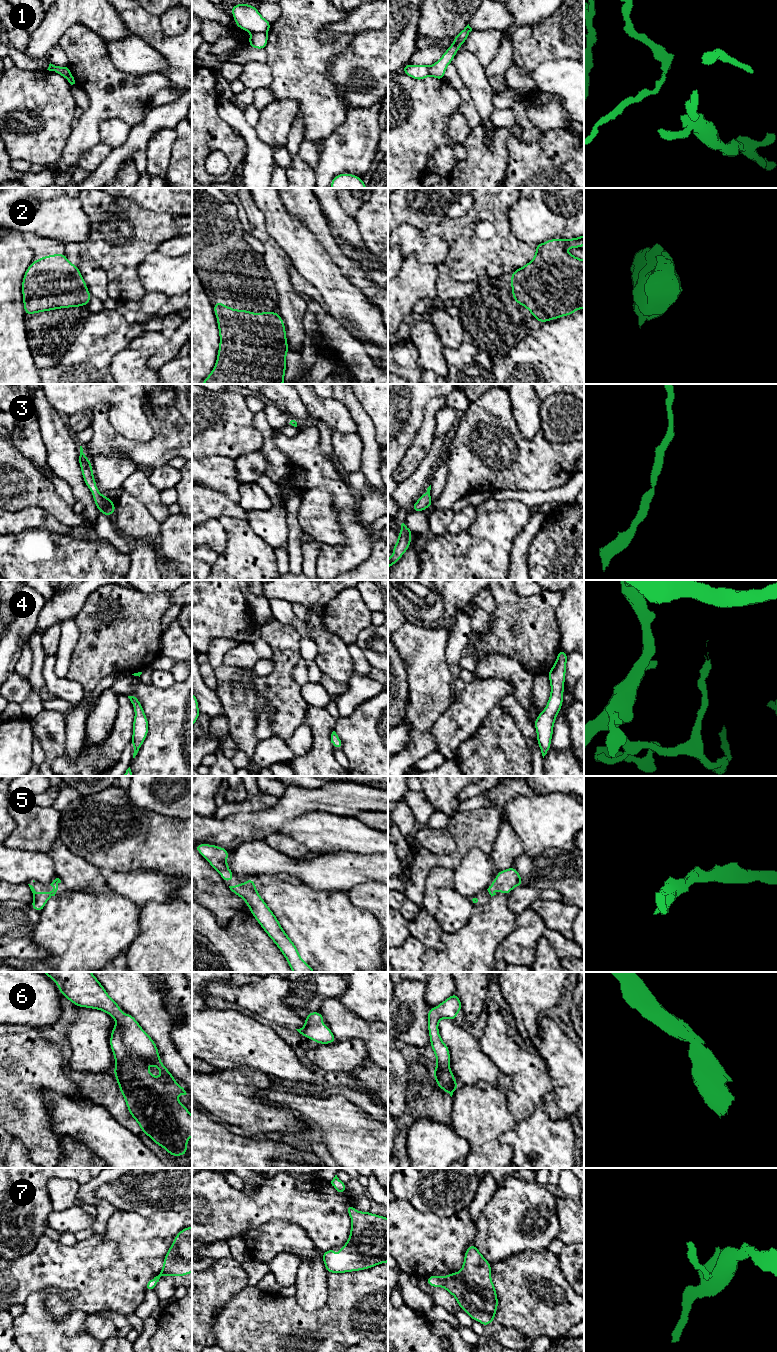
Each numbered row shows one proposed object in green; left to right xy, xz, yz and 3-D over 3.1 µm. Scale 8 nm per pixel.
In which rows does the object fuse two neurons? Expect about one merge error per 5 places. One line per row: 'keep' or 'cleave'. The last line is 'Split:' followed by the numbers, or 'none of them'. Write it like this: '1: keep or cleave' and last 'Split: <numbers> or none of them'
1: cleave
2: keep
3: keep
4: keep
5: keep
6: keep
7: keep
Split: 1

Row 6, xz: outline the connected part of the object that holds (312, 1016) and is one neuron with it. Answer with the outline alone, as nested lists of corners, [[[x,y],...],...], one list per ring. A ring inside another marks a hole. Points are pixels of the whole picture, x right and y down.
[[[309,1012],[305,1020],[305,1026],[296,1029],[302,1036],[314,1040],[318,1044],[329,1044],[337,1042],[330,1028],[326,1024],[318,1026],[318,1022],[326,1023],[322,1014],[317,1012]]]

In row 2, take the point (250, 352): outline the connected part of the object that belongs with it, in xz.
[[[221,302],[213,306],[217,316],[220,344],[217,361],[202,384],[283,384],[286,372],[286,354],[289,351],[283,319],[276,311],[252,313],[245,309],[235,310]]]

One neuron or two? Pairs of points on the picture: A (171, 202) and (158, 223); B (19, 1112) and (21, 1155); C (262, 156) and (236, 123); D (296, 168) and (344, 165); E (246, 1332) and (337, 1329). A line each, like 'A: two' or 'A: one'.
A: two
B: two
C: one
D: two
E: one

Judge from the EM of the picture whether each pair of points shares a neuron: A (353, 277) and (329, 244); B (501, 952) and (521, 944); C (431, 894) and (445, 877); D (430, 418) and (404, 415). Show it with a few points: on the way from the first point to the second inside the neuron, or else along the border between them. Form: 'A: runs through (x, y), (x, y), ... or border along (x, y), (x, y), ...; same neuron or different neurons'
A: runs through (350, 269), (335, 252); same neuron
B: runs through (506, 951), (516, 949); same neuron
C: runs through (431, 890), (441, 880); same neuron
D: border along (437, 397), (427, 404), (422, 426), (413, 438); different neurons

